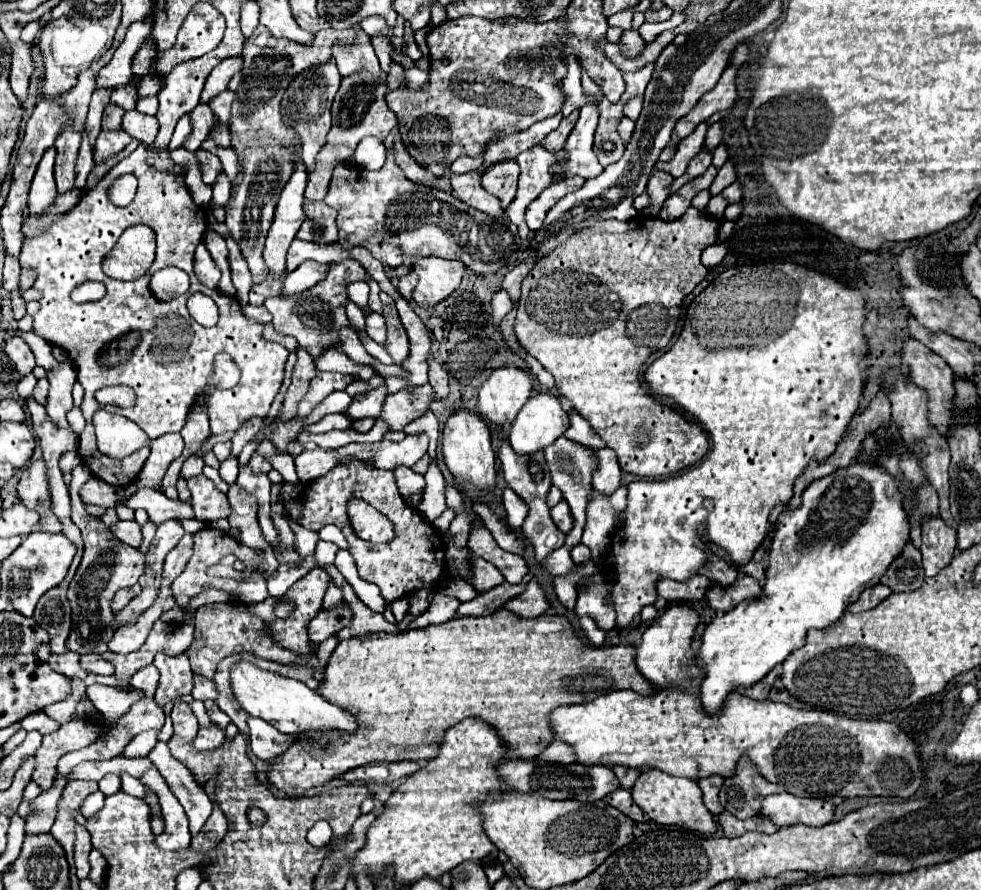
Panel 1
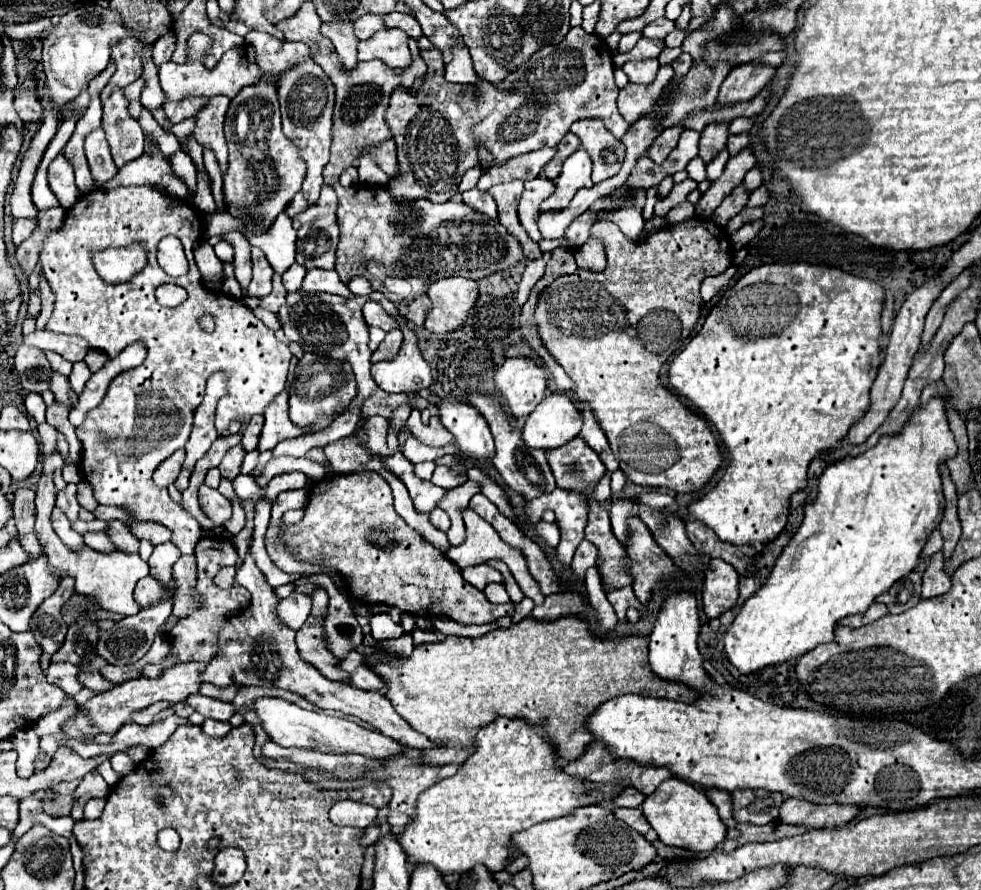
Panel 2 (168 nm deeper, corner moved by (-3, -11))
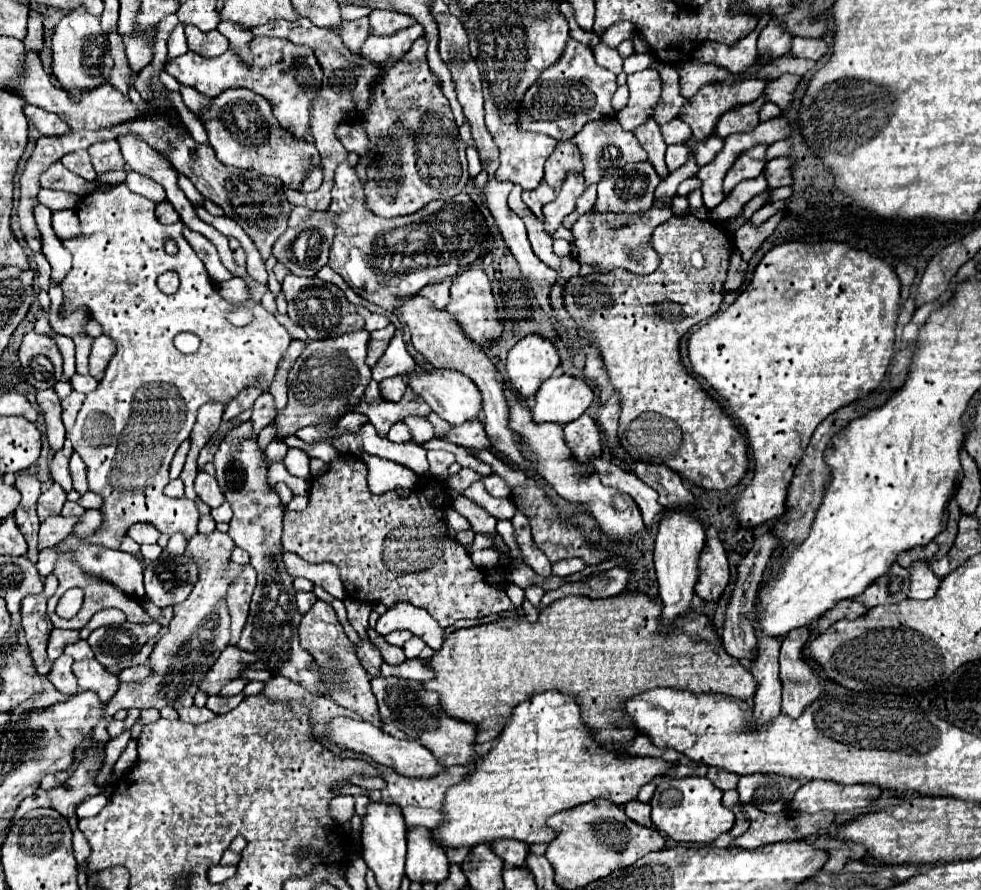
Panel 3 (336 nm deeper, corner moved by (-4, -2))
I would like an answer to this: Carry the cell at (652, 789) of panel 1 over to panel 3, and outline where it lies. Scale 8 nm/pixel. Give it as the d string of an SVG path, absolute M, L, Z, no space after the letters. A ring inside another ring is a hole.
M666 778L656 788L650 806L654 826L676 842L712 844L720 834L734 826L734 814L722 806L722 790L718 790L708 778Z

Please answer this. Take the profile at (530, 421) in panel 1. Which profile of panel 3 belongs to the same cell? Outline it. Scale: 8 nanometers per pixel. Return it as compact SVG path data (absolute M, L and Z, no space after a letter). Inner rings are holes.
M568 374L552 376L540 386L536 394L532 418L536 424L568 424L578 420L592 404L592 400L594 392L582 378L574 378Z

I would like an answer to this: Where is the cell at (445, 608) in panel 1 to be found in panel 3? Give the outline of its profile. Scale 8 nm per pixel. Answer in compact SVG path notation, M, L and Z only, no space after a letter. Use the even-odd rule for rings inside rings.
M412 636L402 648L406 652L406 658L418 658L420 652L426 648L426 642L422 638L418 638L418 636Z

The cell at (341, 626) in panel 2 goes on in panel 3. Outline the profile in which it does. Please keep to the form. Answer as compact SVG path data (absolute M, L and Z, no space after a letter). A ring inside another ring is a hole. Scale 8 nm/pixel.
M360 640L358 644L354 644L356 648L356 656L360 660L360 664L368 670L370 676L378 676L380 674L380 664L382 664L382 656L376 650L376 646L370 640Z

